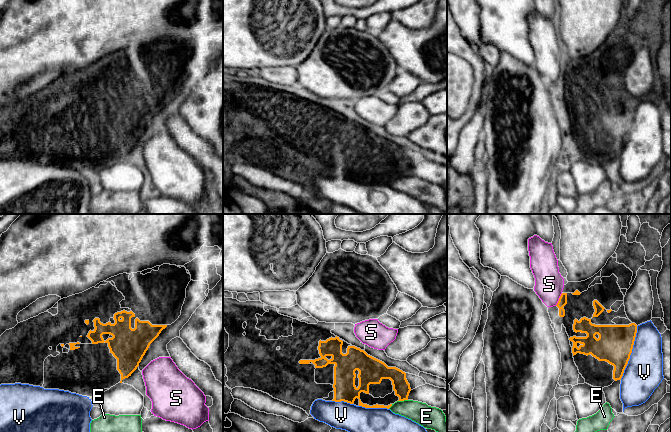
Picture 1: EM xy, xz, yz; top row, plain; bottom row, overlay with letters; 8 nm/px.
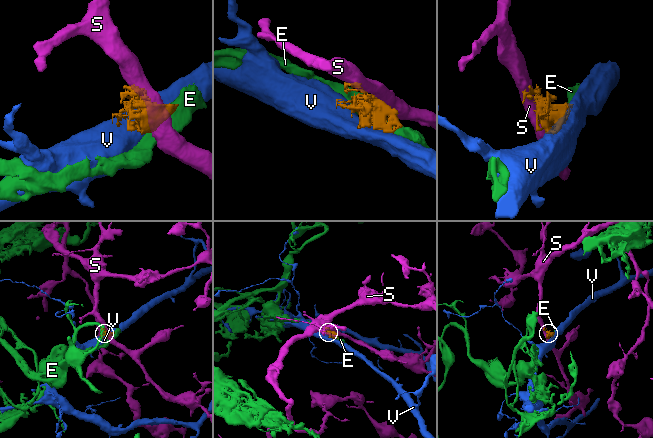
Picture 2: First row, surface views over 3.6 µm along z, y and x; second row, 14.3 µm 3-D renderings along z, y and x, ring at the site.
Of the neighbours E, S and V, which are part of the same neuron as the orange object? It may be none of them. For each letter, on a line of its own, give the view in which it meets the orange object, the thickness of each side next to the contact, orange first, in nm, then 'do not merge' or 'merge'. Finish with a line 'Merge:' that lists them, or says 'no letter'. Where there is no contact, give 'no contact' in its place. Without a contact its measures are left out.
E: xz | 130/170 nm | do not merge
S: yz | 70/240 nm | do not merge
V: yz | 280/300 nm | do not merge
Merge: no letter

